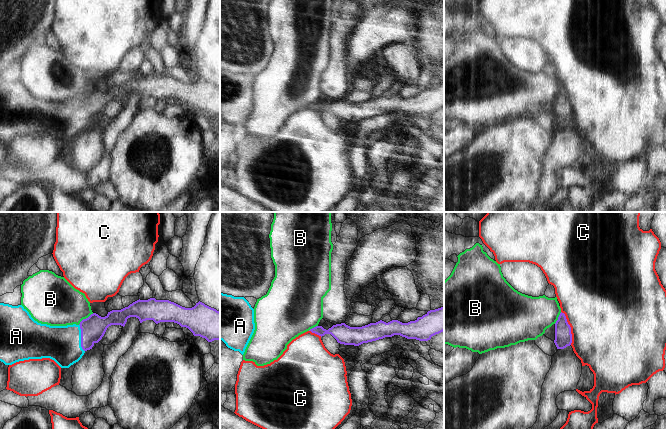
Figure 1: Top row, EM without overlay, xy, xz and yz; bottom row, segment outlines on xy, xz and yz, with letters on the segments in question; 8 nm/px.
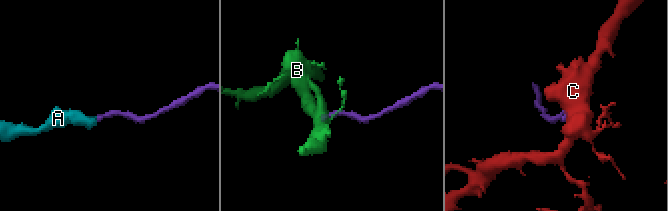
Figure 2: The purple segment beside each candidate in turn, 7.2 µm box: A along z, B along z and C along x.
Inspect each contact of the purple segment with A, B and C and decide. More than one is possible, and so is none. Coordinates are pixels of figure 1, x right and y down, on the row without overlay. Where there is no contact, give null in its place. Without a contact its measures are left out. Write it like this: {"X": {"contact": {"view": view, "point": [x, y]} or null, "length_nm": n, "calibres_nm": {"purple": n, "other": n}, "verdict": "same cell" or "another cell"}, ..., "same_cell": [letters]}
{"A": {"contact": {"view": "xy", "point": [81, 114]}, "length_nm": 220, "calibres_nm": {"purple": 200, "other": 300}, "verdict": "same cell"}, "B": {"contact": {"view": "xy", "point": [86, 94]}, "length_nm": 160, "calibres_nm": {"purple": 200, "other": 360}, "verdict": "another cell"}, "C": {"contact": {"view": "yz", "point": [570, 104]}, "length_nm": 280, "calibres_nm": {"purple": 140, "other": 500}, "verdict": "another cell"}, "same_cell": ["A"]}

